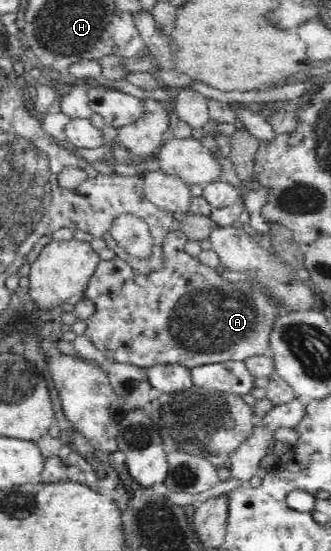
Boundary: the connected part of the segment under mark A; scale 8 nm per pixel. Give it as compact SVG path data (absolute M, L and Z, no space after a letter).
M179 229L178 231L172 231L168 234L168 238L164 240L164 253L166 253L166 268L160 270L160 272L150 272L150 274L134 274L132 267L124 262L121 258L118 258L117 255L110 260L101 260L94 272L92 278L87 284L87 289L84 292L90 301L92 301L96 310L86 320L87 328L85 330L85 335L98 347L98 350L102 351L106 357L108 357L108 362L111 363L128 363L133 364L139 367L146 368L147 370L156 366L156 364L166 364L174 365L178 364L184 366L188 369L194 367L202 366L203 364L214 364L219 362L226 361L244 361L249 356L254 356L257 354L271 354L272 347L270 347L270 334L274 330L275 325L278 323L278 320L281 318L282 314L285 313L278 300L274 296L268 293L268 289L260 283L251 282L251 280L242 279L241 281L230 282L226 280L224 276L215 268L211 268L206 264L200 262L200 258L195 256L192 249L187 247L188 238L187 236Z

